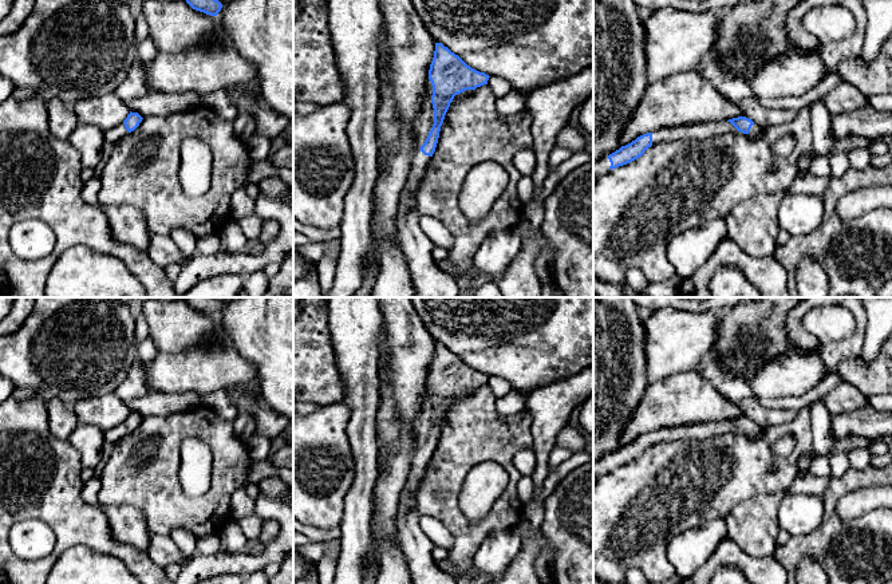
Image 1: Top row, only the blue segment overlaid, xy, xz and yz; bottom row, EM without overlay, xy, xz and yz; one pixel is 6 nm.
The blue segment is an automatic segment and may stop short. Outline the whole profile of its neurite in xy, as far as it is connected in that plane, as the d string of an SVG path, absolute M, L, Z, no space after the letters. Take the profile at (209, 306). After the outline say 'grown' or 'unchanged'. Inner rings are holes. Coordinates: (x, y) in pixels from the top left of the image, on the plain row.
M188 297L186 303L196 311L204 312L210 316L217 316L222 304L214 297Z | unchanged

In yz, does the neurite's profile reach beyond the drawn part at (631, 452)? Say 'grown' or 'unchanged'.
grown

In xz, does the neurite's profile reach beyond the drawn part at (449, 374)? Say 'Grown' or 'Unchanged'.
Grown

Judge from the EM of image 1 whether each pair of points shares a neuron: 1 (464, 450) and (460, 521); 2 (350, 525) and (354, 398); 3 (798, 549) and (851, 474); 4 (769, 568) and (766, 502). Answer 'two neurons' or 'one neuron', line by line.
1: one neuron
2: one neuron
3: one neuron
4: two neurons

